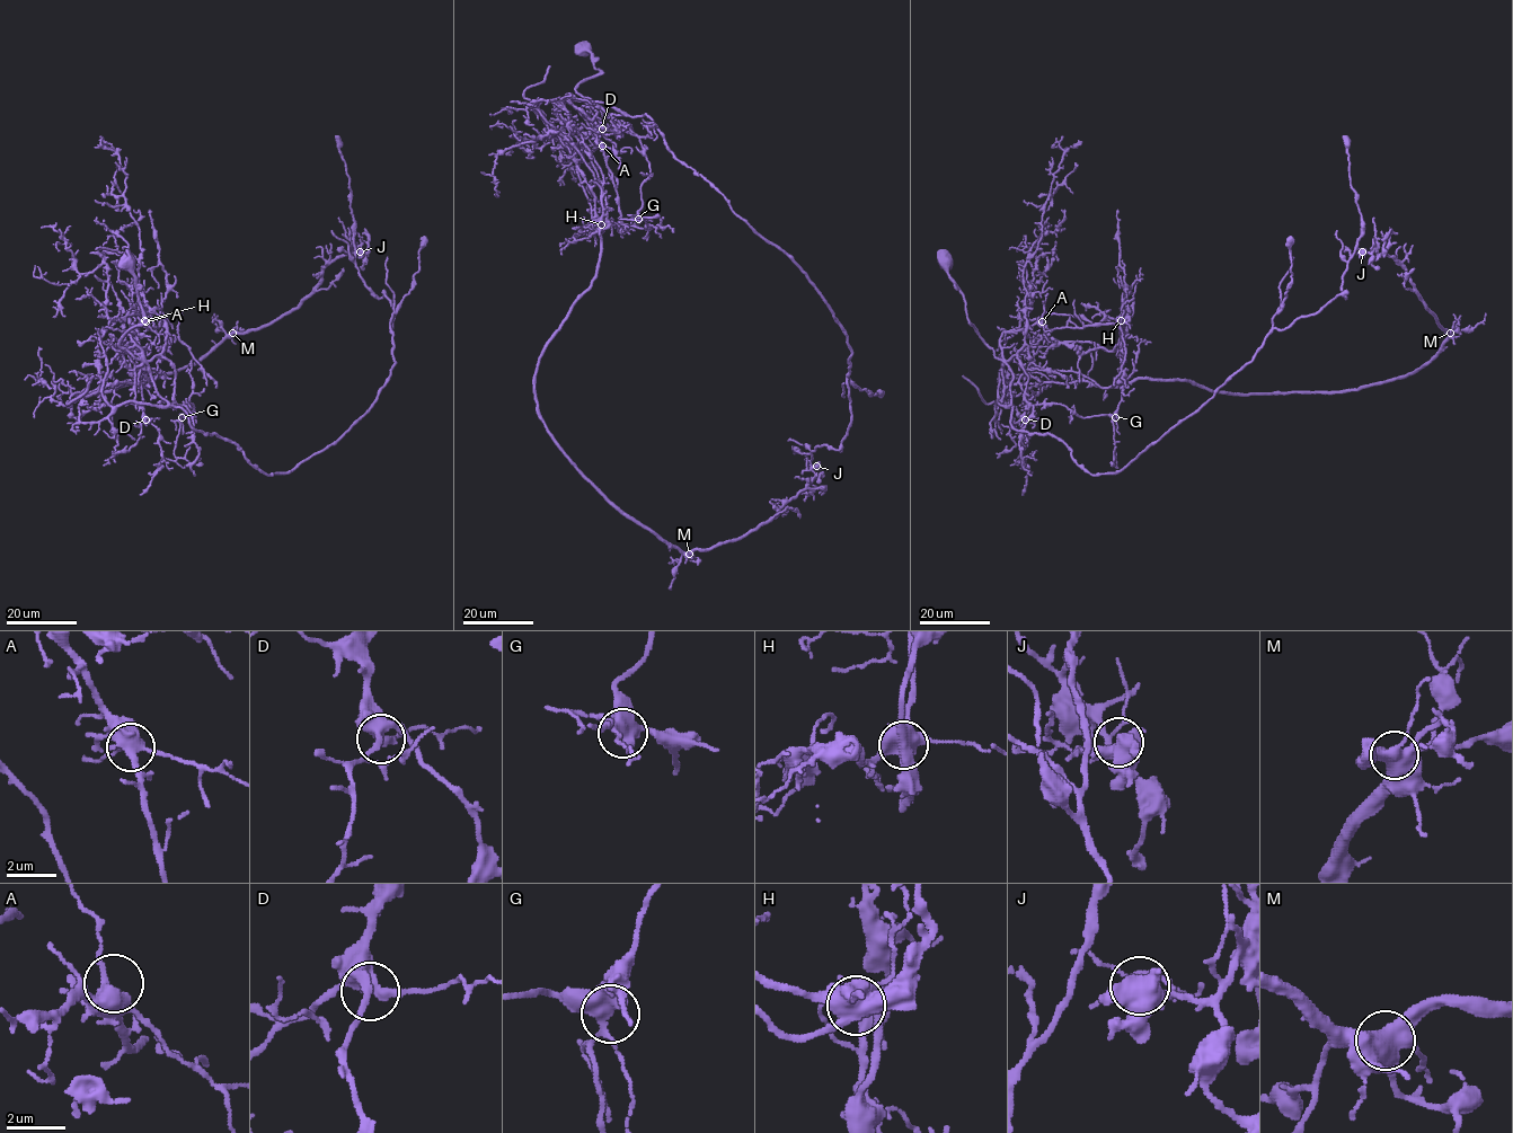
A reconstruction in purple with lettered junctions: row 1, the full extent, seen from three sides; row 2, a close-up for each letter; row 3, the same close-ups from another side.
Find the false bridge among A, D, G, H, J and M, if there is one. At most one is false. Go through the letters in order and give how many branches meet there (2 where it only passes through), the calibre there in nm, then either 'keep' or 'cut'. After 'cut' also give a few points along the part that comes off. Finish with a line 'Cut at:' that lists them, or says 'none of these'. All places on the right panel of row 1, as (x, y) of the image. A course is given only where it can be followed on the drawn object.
A: 5 branches meet; 400 nm thick; keep
D: 4 branches meet; 420 nm thick; keep
G: 5 branches meet; 400 nm thick; keep
H: 5 branches meet; 600 nm thick; cut; foreign part runs (1121, 320), (1127, 381), (1335, 392), (1410, 373), (1448, 333), (1406, 271), (1378, 253), (1374, 218)
J: 4 branches meet; 550 nm thick; keep
M: 4 branches meet; 550 nm thick; keep
Cut at: H

